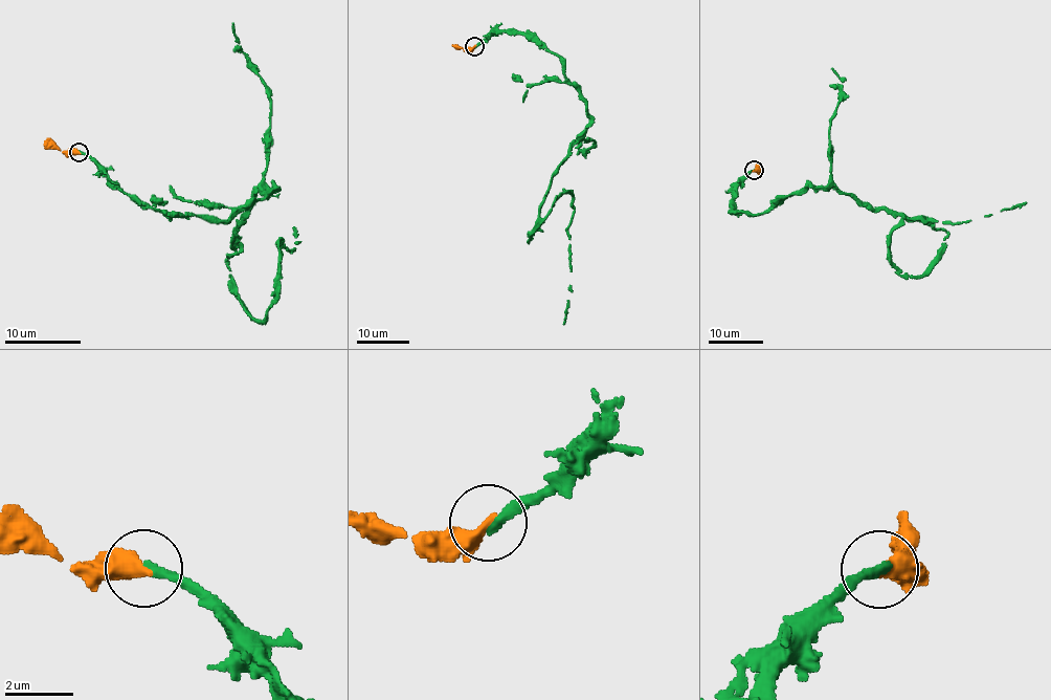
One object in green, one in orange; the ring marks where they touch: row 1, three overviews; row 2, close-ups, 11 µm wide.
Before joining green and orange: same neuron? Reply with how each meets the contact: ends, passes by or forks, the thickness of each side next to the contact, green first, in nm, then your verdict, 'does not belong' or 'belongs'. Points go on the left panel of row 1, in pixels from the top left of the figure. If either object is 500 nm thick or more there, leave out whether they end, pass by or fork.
green ends there; orange ends there; 300 nm thick on the green side, 440 nm on the other; belongs

